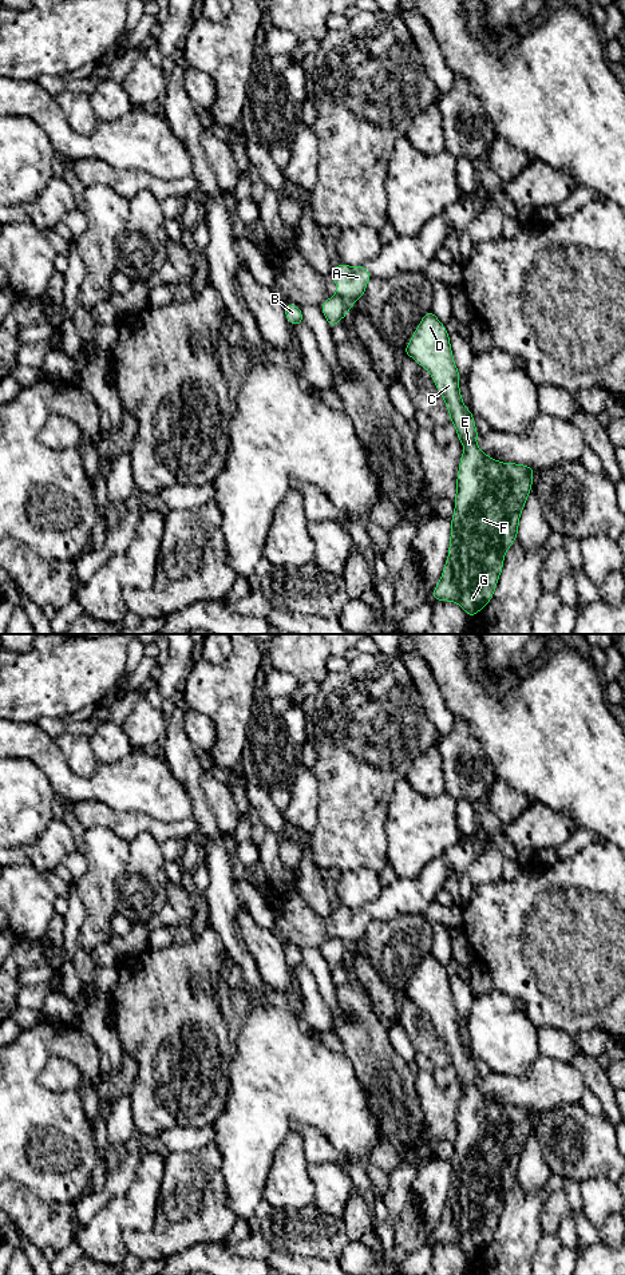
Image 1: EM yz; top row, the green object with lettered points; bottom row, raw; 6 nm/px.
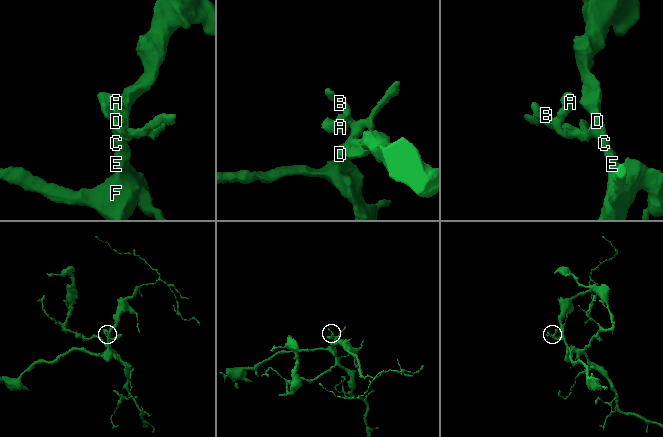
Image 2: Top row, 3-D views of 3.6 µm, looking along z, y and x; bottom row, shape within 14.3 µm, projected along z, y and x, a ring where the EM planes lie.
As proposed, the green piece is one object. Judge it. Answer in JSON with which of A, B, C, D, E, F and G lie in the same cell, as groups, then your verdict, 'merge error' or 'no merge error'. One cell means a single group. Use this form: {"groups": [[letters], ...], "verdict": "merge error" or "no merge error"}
{"groups": [["A"], ["B", "C", "D", "E", "F", "G"]], "verdict": "merge error"}

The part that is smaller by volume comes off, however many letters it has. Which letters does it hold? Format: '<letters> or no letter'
A

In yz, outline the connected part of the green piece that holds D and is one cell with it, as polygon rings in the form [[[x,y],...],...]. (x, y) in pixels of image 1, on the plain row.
[[[432,953],[423,958],[403,995],[430,1014],[463,1086],[448,1200],[432,1240],[455,1244],[472,1260],[493,1242],[537,1110],[498,1104],[478,1089],[479,1076],[463,1046],[450,977]]]

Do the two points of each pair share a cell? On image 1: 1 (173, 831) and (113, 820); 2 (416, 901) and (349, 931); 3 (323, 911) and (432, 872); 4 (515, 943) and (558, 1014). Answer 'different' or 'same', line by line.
1: same
2: same
3: different
4: same

